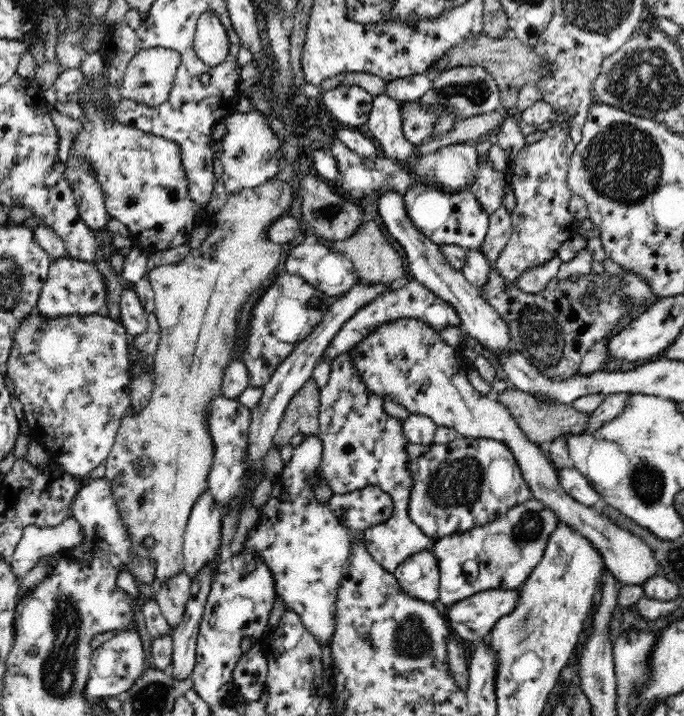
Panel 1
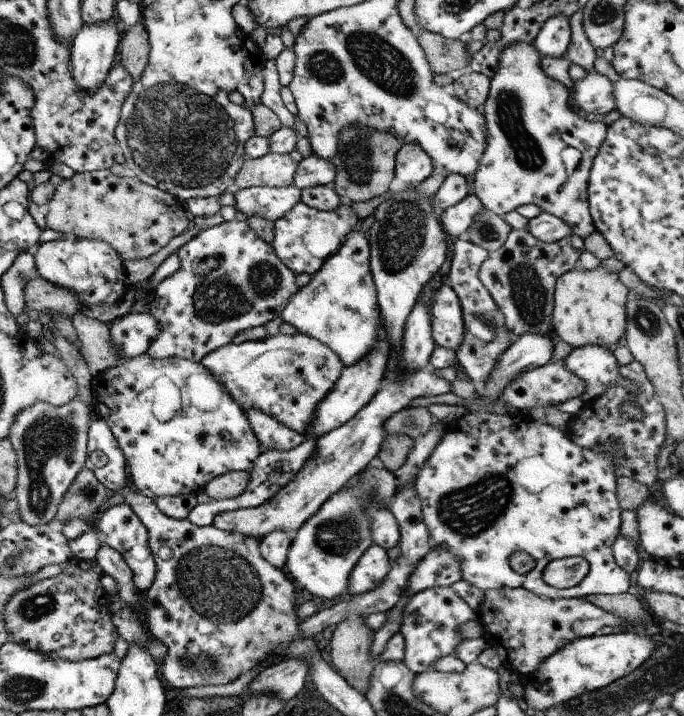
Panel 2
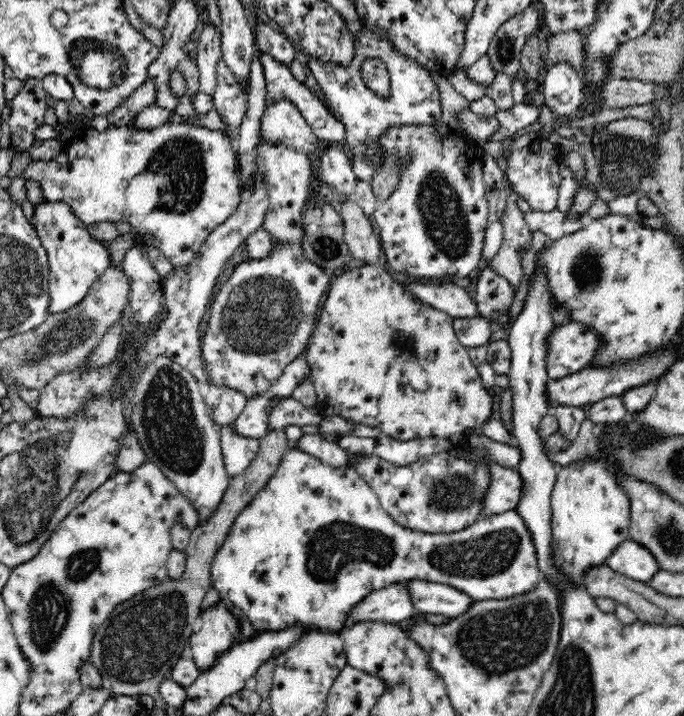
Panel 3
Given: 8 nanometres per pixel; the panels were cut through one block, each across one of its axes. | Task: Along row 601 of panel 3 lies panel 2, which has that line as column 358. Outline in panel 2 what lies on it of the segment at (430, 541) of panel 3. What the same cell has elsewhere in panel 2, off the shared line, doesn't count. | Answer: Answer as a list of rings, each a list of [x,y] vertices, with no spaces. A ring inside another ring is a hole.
[[[353,229],[345,242],[325,257],[307,286],[302,286],[280,312],[282,322],[291,324],[297,333],[322,342],[341,360],[343,366],[355,364],[377,342],[379,314],[375,287],[369,268],[369,243],[366,234]]]

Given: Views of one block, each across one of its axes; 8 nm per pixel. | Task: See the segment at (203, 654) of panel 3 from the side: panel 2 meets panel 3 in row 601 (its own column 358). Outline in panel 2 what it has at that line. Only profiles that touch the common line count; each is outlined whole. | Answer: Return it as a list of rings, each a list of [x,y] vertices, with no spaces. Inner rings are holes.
[[[341,200],[333,210],[315,210],[301,201],[293,204],[293,208],[274,222],[273,242],[271,246],[275,256],[281,260],[293,274],[309,274],[319,270],[325,257],[338,249],[349,232],[351,232],[360,220],[353,213],[350,203]]]

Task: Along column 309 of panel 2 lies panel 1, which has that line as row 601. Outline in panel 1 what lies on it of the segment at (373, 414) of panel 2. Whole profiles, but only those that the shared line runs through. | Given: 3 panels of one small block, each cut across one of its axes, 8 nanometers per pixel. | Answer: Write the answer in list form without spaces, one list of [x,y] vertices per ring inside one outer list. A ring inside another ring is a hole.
[[[517,589],[485,590],[467,596],[454,604],[445,605],[449,628],[464,640],[482,641],[490,629],[517,603]]]

